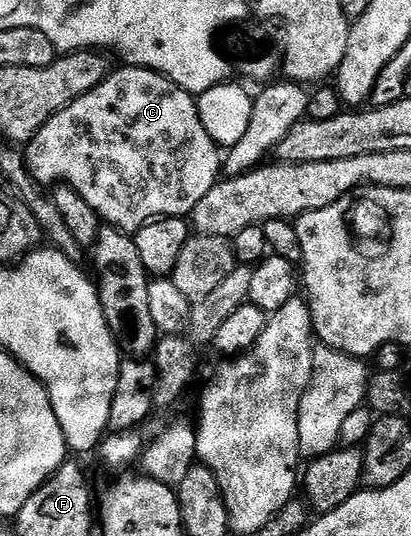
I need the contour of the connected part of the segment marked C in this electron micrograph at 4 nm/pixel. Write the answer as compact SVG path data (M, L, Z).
M122 68L116 73L115 70L108 72L107 78L100 85L93 87L93 91L81 95L81 99L69 103L65 111L57 111L57 115L53 115L53 119L49 119L49 123L45 123L45 127L41 127L41 131L37 131L37 135L33 135L33 139L27 142L25 160L31 177L38 185L54 187L62 183L73 187L73 191L77 191L77 195L81 195L81 199L85 199L85 203L89 203L89 207L97 211L100 222L133 235L142 225L147 225L160 217L186 218L190 215L197 207L197 203L201 203L201 199L205 199L205 194L213 188L216 181L220 180L221 149L215 144L209 131L205 131L205 123L201 123L199 114L199 102L192 94L186 93L180 85L173 83L168 77L162 77L160 73L154 73L152 69Z

